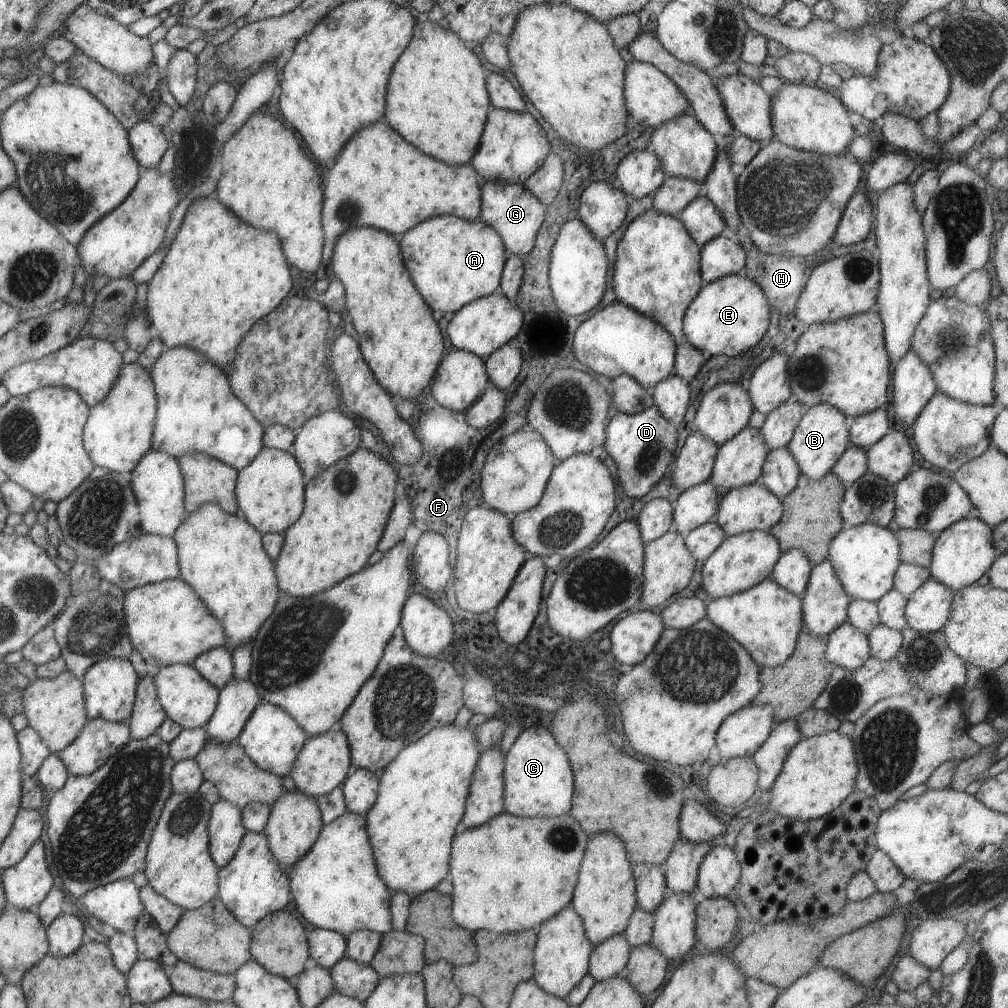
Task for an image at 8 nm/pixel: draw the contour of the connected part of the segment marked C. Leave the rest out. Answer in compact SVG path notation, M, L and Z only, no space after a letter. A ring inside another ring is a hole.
M547 722L524 728L505 754L503 808L518 817L552 817L569 812L574 782L565 751L555 742Z

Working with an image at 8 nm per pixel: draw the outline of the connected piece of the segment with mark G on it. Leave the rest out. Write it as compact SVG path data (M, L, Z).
M481 181L480 218L499 233L507 253L522 257L534 245L546 206L541 204L521 183L505 184L499 181Z

